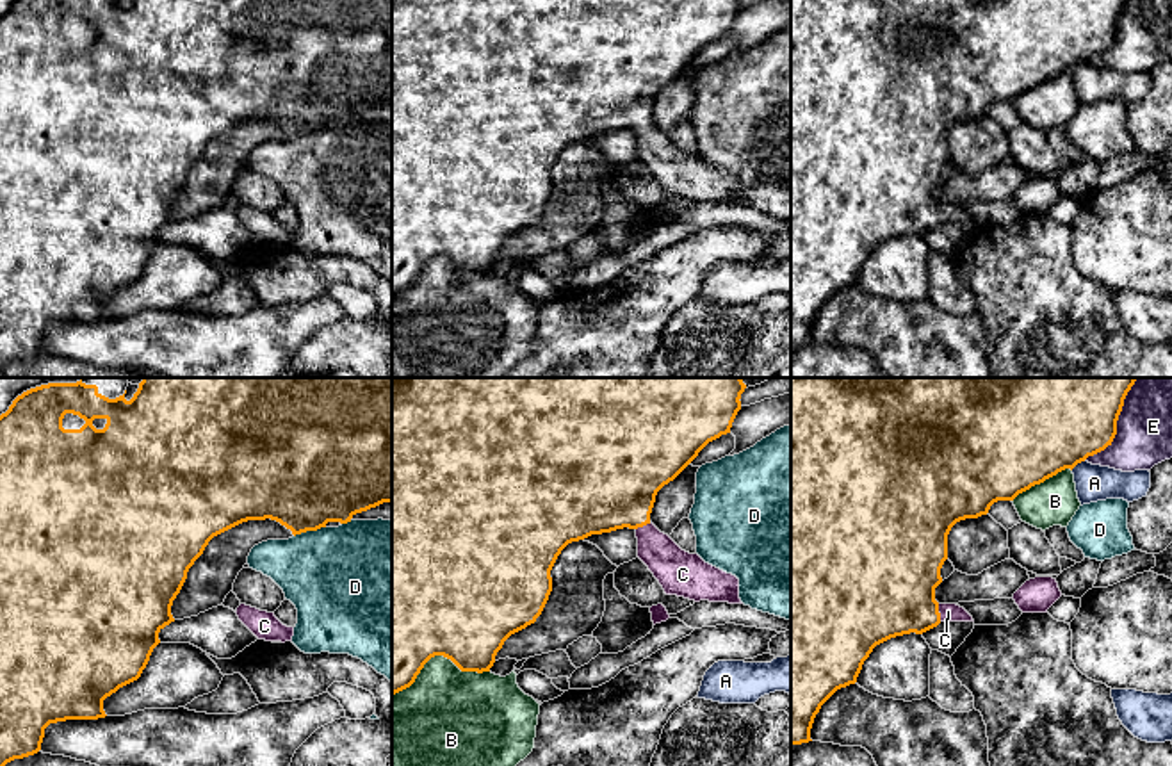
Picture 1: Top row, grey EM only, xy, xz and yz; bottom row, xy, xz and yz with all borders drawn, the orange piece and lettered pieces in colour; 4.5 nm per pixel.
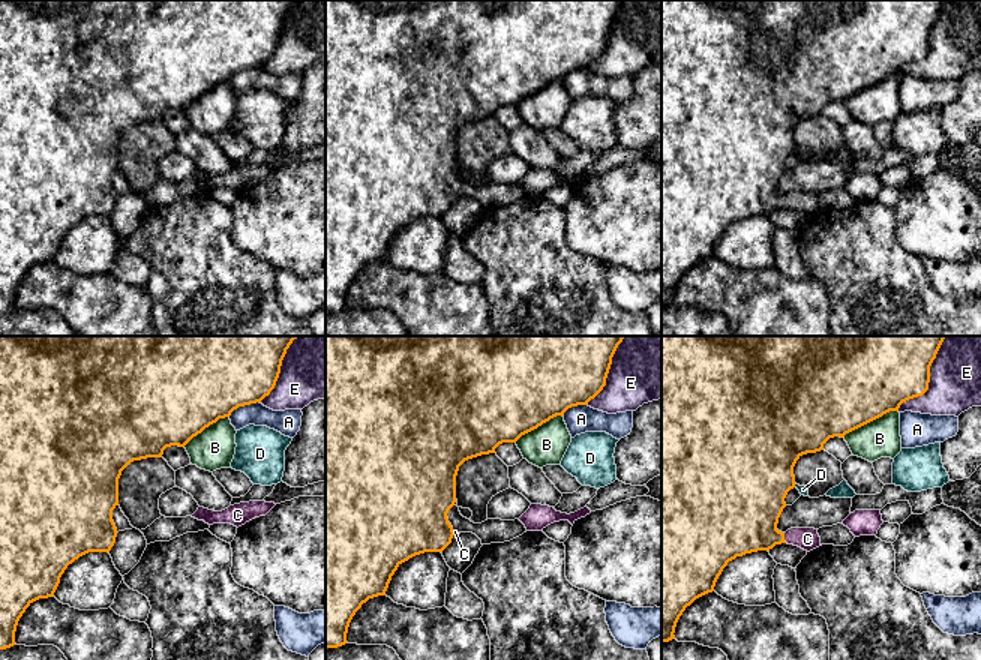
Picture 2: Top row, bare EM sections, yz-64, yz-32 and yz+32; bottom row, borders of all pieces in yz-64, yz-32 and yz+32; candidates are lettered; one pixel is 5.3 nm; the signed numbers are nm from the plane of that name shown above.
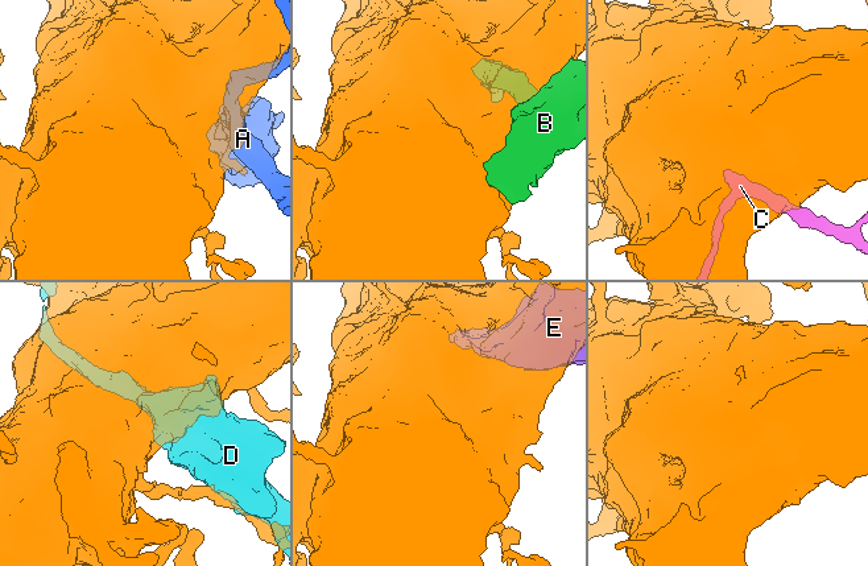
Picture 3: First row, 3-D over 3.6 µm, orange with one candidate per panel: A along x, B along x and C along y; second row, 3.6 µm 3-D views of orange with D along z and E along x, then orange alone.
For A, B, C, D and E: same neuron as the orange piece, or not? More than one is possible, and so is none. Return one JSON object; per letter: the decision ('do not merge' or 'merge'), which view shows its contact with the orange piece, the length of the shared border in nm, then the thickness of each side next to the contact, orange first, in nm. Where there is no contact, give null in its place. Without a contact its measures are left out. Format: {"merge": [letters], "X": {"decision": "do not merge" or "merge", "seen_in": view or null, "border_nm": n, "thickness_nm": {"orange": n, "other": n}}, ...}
{"merge": ["C"], "A": {"decision": "do not merge", "seen_in": "yz", "border_nm": 80, "thickness_nm": {"orange": 380, "other": 160}}, "B": {"decision": "do not merge", "seen_in": "xz", "border_nm": 460, "thickness_nm": {"orange": 500, "other": 360}}, "C": {"decision": "merge", "seen_in": "yz", "border_nm": 80, "thickness_nm": {"orange": 420, "other": 80}}, "D": {"decision": "do not merge", "seen_in": "xy", "border_nm": 150, "thickness_nm": {"orange": 480, "other": 440}}, "E": {"decision": "do not merge", "seen_in": "yz", "border_nm": 340, "thickness_nm": {"orange": 320, "other": 260}}}

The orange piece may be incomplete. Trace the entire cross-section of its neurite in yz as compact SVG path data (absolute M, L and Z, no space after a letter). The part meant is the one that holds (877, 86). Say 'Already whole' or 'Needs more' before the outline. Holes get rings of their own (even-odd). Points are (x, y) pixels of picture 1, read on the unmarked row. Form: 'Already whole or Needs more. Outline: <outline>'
Needs more. Outline: M791 0L791 346L809 344L821 306L841 289L857 283L873 249L903 235L923 235L940 223L974 223L956 205L939 205L935 189L948 160L948 135L965 119L987 116L997 102L1019 94L1074 69L1111 46L1124 0Z

